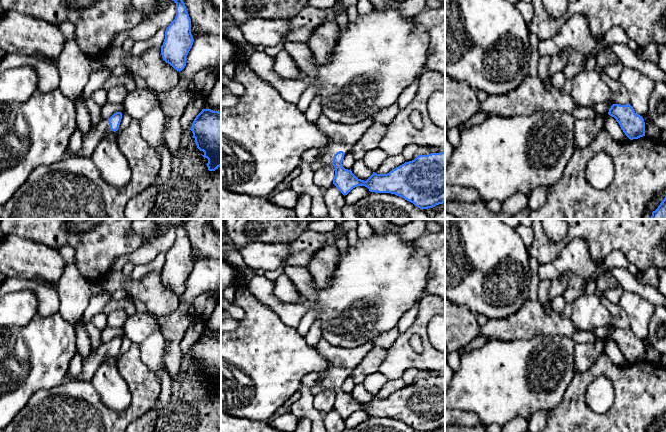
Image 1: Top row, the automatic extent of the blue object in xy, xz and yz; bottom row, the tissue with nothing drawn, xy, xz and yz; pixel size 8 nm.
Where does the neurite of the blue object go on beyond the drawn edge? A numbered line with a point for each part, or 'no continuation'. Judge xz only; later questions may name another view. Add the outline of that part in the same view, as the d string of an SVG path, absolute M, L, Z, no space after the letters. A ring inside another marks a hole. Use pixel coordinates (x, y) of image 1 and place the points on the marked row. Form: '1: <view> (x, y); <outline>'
1: xz (341, 137); M322 114L315 124L327 135L329 142L322 147L322 157L316 158L316 161L332 165L334 155L339 151L343 151L344 155L348 154L373 122L372 118L369 118L353 125L344 125L335 123Z

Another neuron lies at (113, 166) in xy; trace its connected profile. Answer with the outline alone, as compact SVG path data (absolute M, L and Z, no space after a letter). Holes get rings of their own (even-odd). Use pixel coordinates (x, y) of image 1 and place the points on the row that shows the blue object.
M105 135L90 158L108 184L115 188L123 188L129 183L130 166L118 147L116 135Z

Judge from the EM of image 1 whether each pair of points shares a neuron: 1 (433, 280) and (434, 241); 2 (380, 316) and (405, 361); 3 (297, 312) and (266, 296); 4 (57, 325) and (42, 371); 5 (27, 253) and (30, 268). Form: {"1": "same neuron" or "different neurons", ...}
{"1": "same neuron", "2": "different neurons", "3": "same neuron", "4": "same neuron", "5": "same neuron"}

